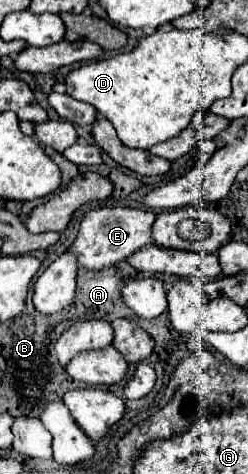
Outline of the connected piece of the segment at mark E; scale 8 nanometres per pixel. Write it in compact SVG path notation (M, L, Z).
M96 207L88 211L80 221L80 231L72 245L78 255L78 265L98 271L118 263L120 259L128 259L132 253L136 253L136 249L152 243L154 217L156 215L152 211L132 207Z

